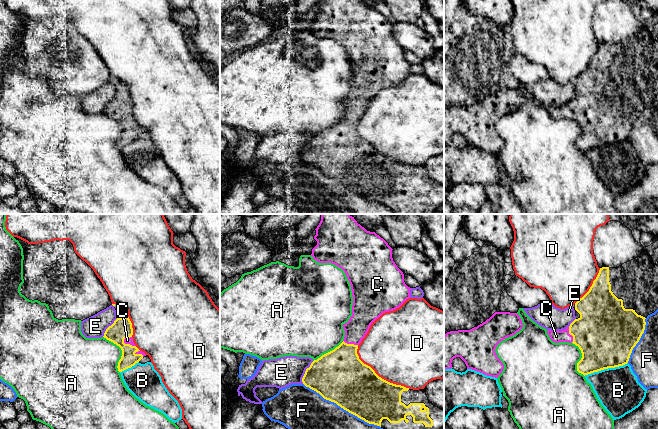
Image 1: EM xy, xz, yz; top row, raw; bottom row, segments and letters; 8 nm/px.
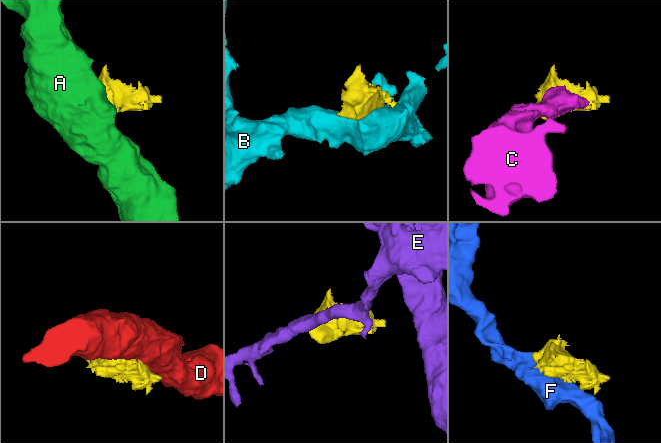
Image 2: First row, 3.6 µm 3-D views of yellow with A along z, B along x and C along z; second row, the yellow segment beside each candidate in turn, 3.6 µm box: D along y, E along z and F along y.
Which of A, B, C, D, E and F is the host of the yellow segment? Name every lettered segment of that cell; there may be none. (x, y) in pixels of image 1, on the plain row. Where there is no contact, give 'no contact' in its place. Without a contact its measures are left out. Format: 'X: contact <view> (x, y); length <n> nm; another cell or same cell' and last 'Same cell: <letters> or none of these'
A: contact xy (122, 128); length 320 nm; another cell
B: contact yz (605, 144); length 360 nm; another cell
C: contact xy (128, 120); length 120 nm; same cell
D: contact xz (377, 151); length 550 nm; another cell
E: contact xz (305, 148); length 200 nm; another cell
F: contact xz (342, 183); length 700 nm; another cell
Same cell: C

